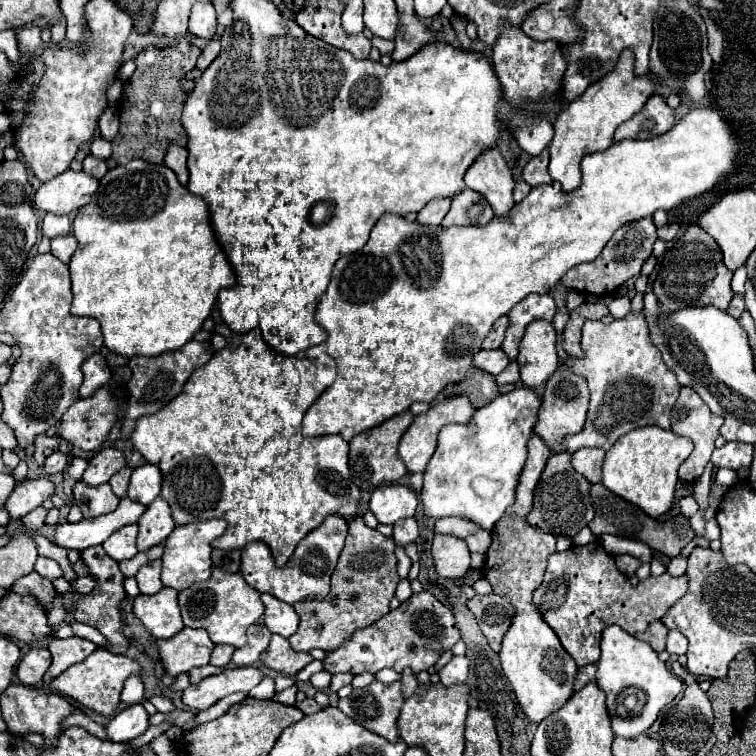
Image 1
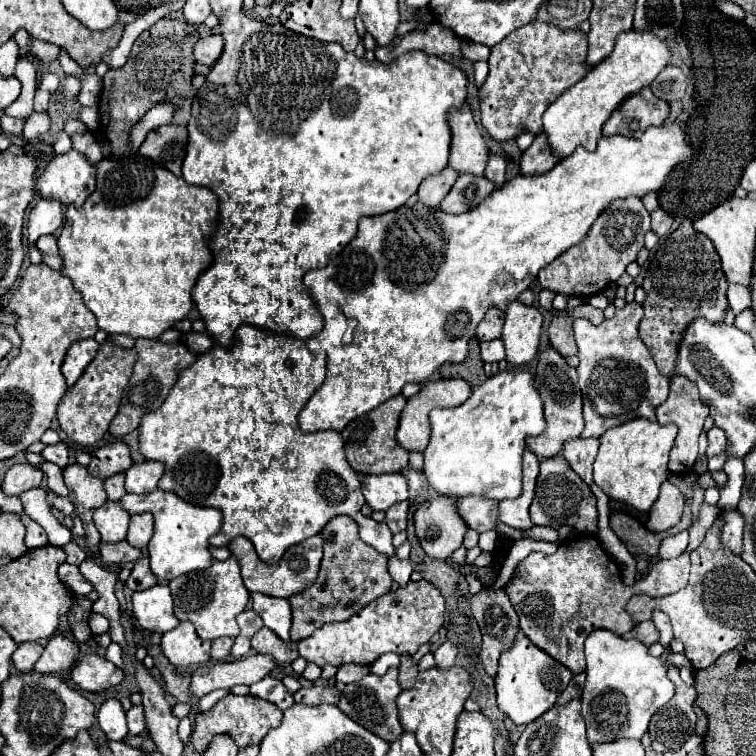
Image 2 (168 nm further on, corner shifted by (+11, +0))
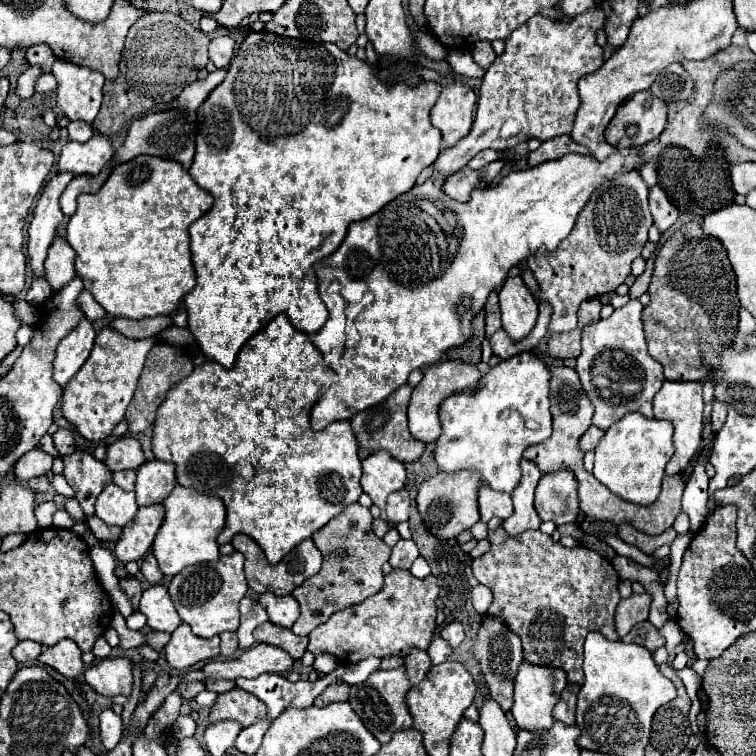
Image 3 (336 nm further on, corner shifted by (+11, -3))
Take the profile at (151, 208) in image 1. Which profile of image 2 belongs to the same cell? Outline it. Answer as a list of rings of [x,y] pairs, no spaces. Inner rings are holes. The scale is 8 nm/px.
[[[133,154],[127,158],[109,158],[109,160],[101,160],[97,164],[97,188],[95,192],[81,204],[81,206],[73,206],[69,204],[65,210],[65,224],[59,236],[59,250],[61,250],[61,274],[65,274],[71,282],[73,288],[83,296],[85,306],[95,314],[97,318],[97,326],[107,332],[109,336],[117,336],[117,334],[125,334],[131,338],[159,338],[165,330],[173,328],[177,322],[185,320],[189,316],[189,312],[193,310],[193,300],[191,300],[191,290],[197,284],[197,278],[209,268],[209,264],[213,262],[213,254],[211,254],[211,238],[217,232],[217,214],[219,214],[219,202],[215,198],[215,194],[209,188],[201,188],[201,186],[191,186],[187,184],[183,178],[171,174],[169,170],[157,166],[153,160],[141,156],[141,154]]]

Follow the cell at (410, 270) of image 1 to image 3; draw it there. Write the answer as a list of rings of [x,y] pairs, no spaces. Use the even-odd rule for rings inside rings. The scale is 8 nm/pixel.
[[[635,149],[615,151],[603,163],[573,153],[525,171],[509,173],[497,187],[475,191],[467,203],[445,197],[441,185],[427,179],[423,185],[415,185],[409,193],[389,201],[375,215],[351,223],[343,245],[315,265],[319,293],[329,309],[329,319],[313,333],[311,341],[321,351],[323,363],[325,359],[325,365],[335,371],[335,377],[331,379],[329,391],[311,409],[313,431],[325,429],[333,421],[351,419],[355,413],[381,403],[407,381],[413,369],[427,369],[437,363],[445,351],[463,345],[471,335],[471,319],[483,309],[489,293],[503,285],[509,271],[541,245],[545,245],[547,251],[557,249],[603,179],[639,169],[635,161]]]

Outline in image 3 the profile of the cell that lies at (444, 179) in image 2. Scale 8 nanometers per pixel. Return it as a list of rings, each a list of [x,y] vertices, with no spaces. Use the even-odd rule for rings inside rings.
[[[597,3],[569,23],[537,15],[517,27],[505,39],[505,53],[493,61],[483,77],[471,133],[457,145],[443,149],[435,169],[449,177],[483,149],[503,151],[529,139],[547,141],[569,133],[581,101],[577,81],[603,65],[603,49],[595,43],[595,35],[603,27],[605,13]]]

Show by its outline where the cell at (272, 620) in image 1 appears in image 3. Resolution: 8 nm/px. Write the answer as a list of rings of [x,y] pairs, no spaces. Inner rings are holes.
[[[263,593],[259,603],[269,613],[269,621],[281,627],[291,627],[299,617],[299,603],[293,595],[273,595]]]

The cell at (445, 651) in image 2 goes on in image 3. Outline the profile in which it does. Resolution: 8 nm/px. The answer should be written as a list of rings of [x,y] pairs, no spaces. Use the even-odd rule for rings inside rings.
[[[451,621],[451,623],[443,625],[443,631],[441,631],[441,635],[443,635],[443,639],[445,639],[447,643],[451,643],[453,647],[459,647],[459,645],[461,645],[461,641],[465,639],[463,625],[461,625],[459,621]]]

